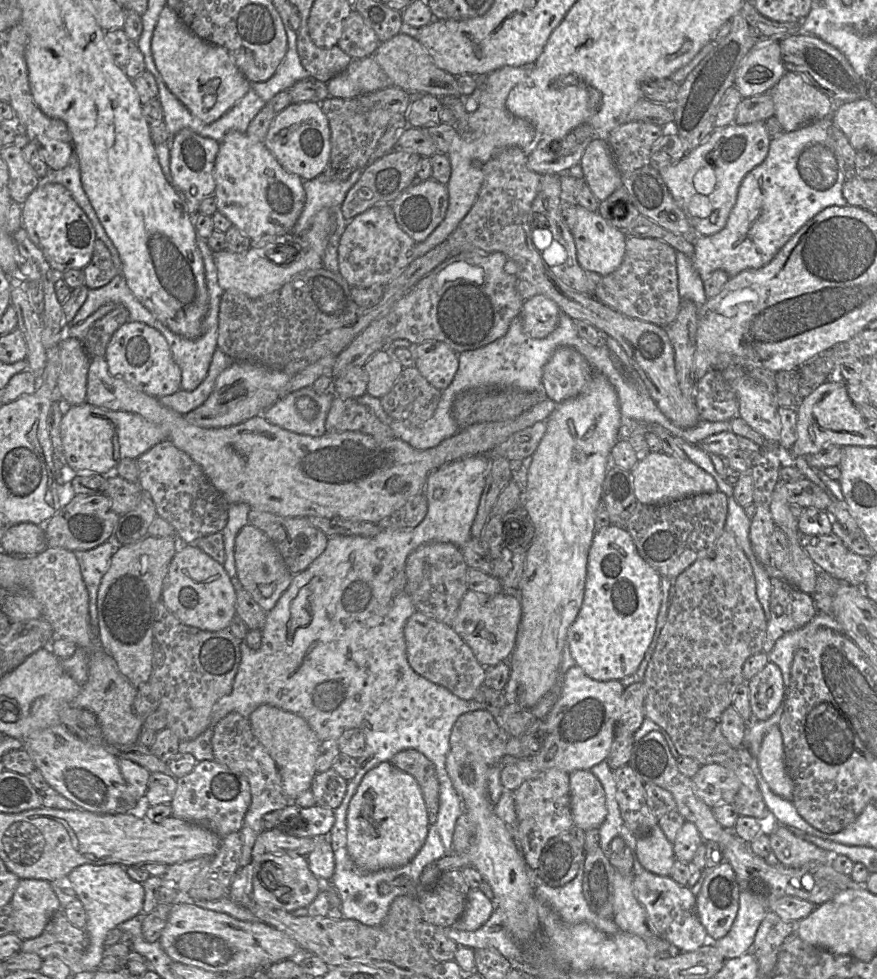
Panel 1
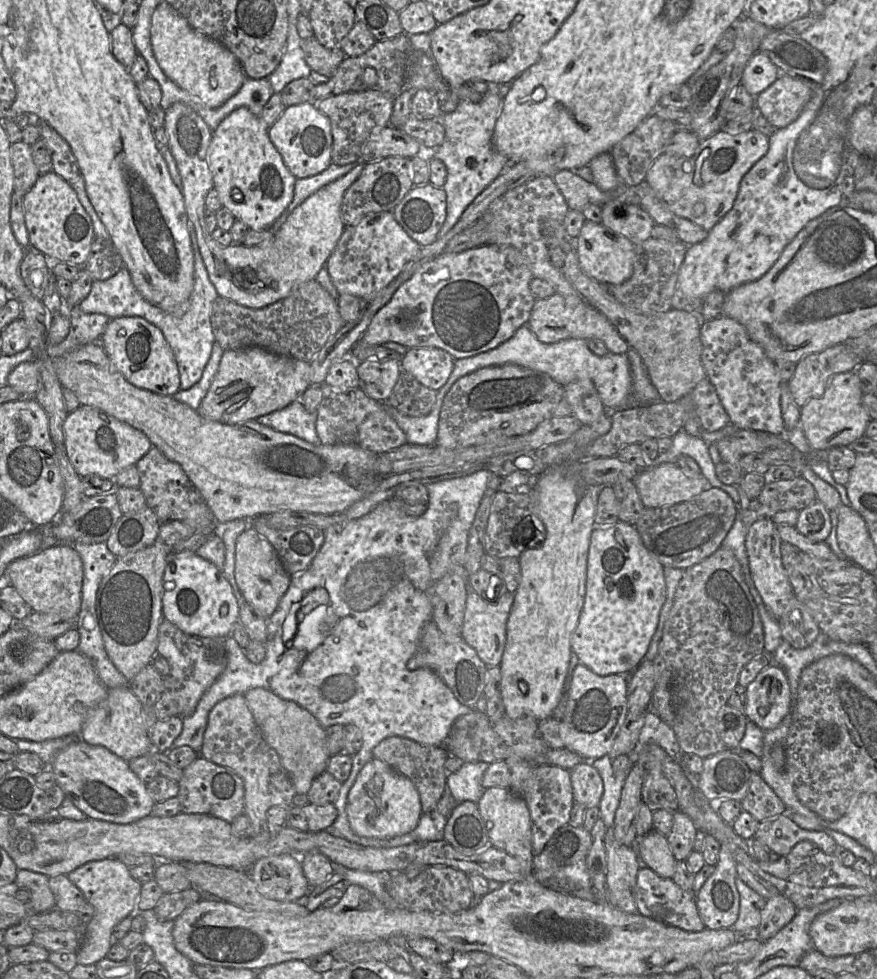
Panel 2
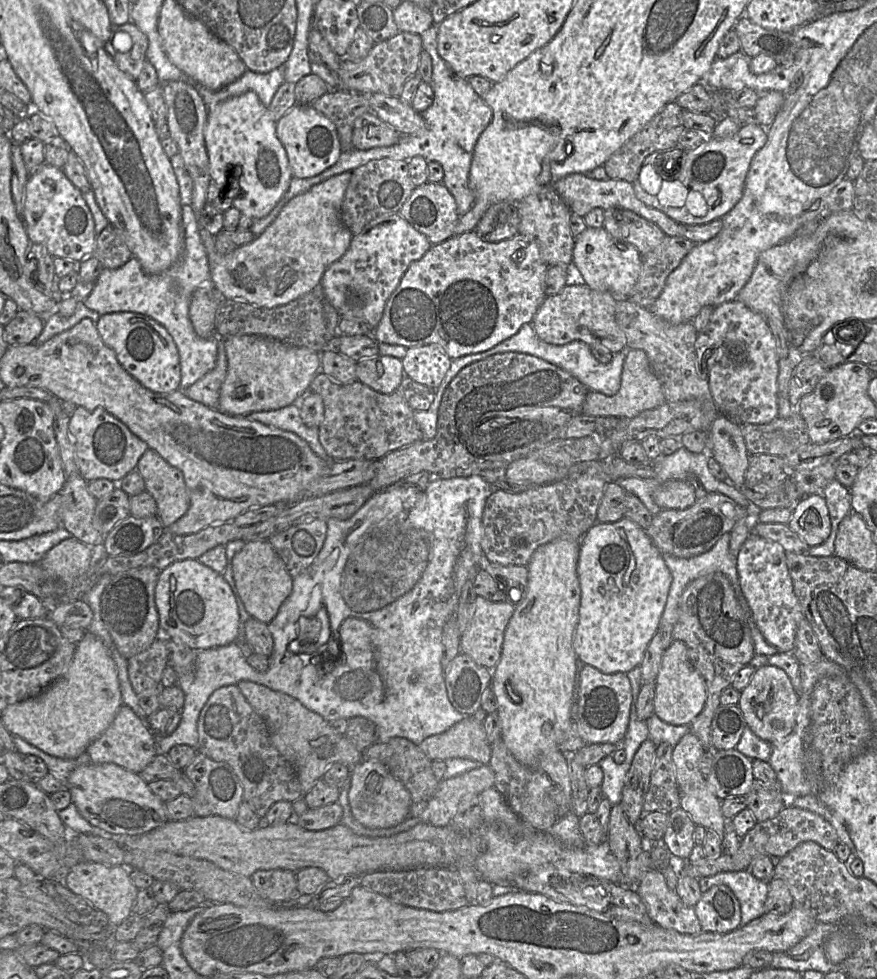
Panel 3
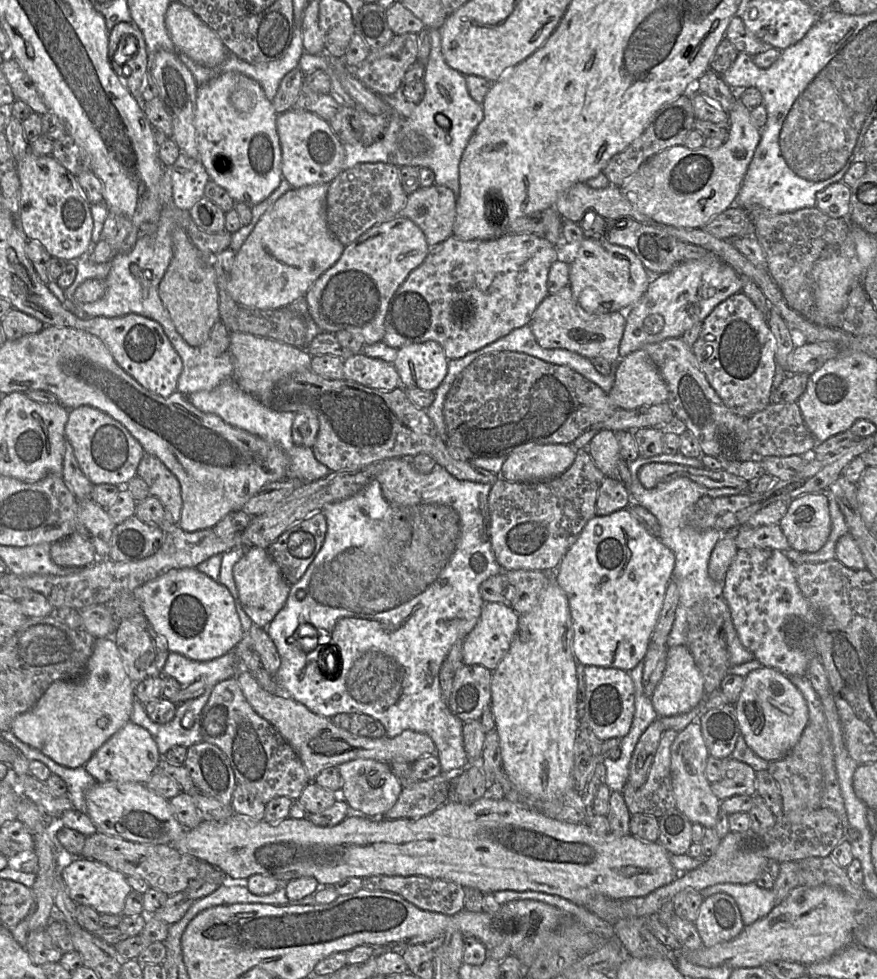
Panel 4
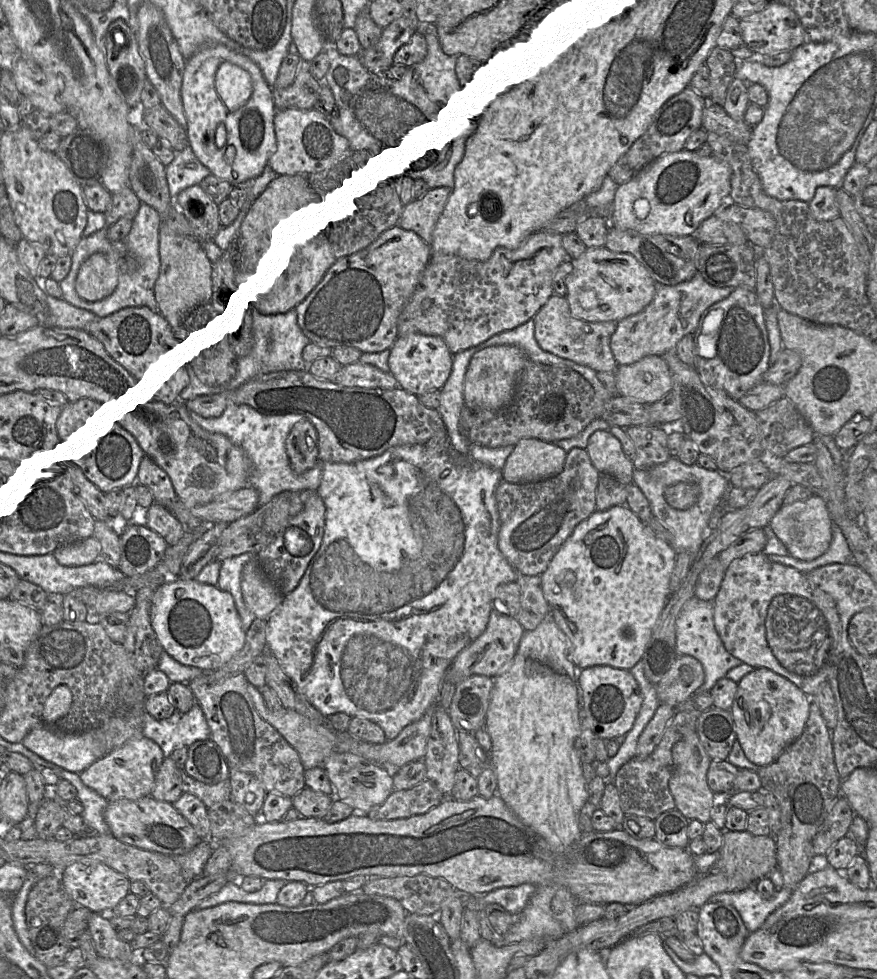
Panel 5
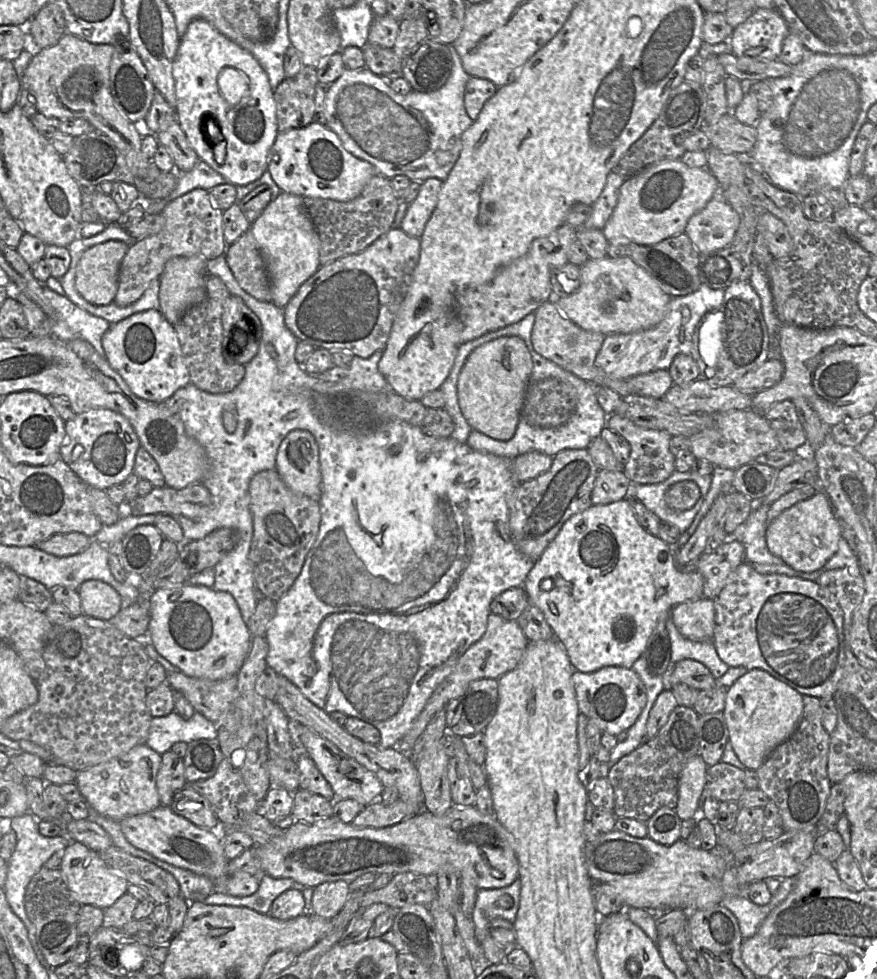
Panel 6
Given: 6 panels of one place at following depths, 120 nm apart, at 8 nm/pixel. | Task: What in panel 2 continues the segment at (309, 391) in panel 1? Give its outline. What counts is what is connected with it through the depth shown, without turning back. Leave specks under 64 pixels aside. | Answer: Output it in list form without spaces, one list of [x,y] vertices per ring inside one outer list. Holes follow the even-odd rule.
[[[296,400],[281,410],[262,415],[255,419],[277,431],[294,435],[306,442],[318,445],[319,437],[316,432],[316,412],[308,412],[301,400]]]

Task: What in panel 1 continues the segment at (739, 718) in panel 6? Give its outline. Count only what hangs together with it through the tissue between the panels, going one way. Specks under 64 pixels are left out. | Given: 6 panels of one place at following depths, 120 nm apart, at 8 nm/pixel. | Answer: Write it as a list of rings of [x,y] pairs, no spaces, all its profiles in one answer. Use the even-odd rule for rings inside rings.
[[[769,662],[749,682],[749,701],[753,718],[768,720],[784,700],[785,687],[780,668]]]

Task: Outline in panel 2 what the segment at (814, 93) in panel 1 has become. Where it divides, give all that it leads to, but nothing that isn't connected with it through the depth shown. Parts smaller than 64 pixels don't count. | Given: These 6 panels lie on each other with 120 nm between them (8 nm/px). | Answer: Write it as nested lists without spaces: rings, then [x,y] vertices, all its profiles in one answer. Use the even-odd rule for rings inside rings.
[[[780,75],[756,96],[755,107],[776,128],[787,127],[802,113],[812,96],[813,82]]]

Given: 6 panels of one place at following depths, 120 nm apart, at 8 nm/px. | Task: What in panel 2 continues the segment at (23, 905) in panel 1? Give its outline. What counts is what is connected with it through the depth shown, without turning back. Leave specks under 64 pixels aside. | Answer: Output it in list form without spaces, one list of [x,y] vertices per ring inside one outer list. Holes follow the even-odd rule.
[[[18,869],[15,883],[30,893],[32,914],[45,913],[55,908],[56,901],[49,888],[47,875],[25,869]]]

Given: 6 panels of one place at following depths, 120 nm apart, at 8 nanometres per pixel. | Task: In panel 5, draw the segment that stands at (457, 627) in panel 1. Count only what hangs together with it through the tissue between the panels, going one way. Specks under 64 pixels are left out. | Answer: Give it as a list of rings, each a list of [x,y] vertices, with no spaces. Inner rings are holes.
[[[493,609],[483,633],[458,653],[446,678],[458,684],[473,675],[496,677],[512,663],[523,633],[524,629],[515,617],[501,614]]]

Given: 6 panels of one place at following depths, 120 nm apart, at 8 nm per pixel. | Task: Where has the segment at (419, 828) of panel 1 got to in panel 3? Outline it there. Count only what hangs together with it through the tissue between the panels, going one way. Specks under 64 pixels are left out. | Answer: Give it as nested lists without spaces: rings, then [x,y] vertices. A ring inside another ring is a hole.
[[[363,758],[350,770],[348,799],[353,817],[368,828],[391,828],[409,817],[413,803],[410,792],[387,767],[377,760]]]

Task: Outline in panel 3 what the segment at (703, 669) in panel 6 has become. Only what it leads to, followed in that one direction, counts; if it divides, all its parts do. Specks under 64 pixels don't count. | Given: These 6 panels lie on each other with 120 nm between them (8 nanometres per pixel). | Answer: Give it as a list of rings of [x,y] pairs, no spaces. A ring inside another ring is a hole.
[[[673,641],[664,651],[655,681],[654,715],[671,725],[689,725],[703,710],[707,689],[701,675],[691,664],[688,650],[682,641]]]

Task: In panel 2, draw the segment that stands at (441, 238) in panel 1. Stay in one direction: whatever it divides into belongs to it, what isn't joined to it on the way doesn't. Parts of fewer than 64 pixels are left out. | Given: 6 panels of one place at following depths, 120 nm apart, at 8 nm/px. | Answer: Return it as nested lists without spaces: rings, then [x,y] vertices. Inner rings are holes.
[[[491,86],[490,89],[484,94],[483,99],[480,102],[471,102],[468,100],[460,100],[457,108],[450,113],[441,113],[438,122],[442,123],[445,128],[445,140],[444,142],[427,151],[431,156],[441,160],[447,170],[447,176],[443,189],[446,192],[446,219],[438,232],[438,238],[444,236],[459,220],[465,209],[471,204],[471,202],[511,163],[508,158],[499,153],[492,144],[492,136],[495,128],[497,118],[499,117],[503,107],[503,91],[508,86]],[[468,158],[474,158],[476,160],[476,166],[469,168],[466,160]]]

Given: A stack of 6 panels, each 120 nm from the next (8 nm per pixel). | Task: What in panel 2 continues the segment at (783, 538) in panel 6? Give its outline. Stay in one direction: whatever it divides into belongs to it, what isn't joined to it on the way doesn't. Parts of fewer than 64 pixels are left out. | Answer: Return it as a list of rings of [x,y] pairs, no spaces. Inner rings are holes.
[[[817,499],[799,512],[795,528],[812,541],[826,542],[831,532],[829,511]]]

